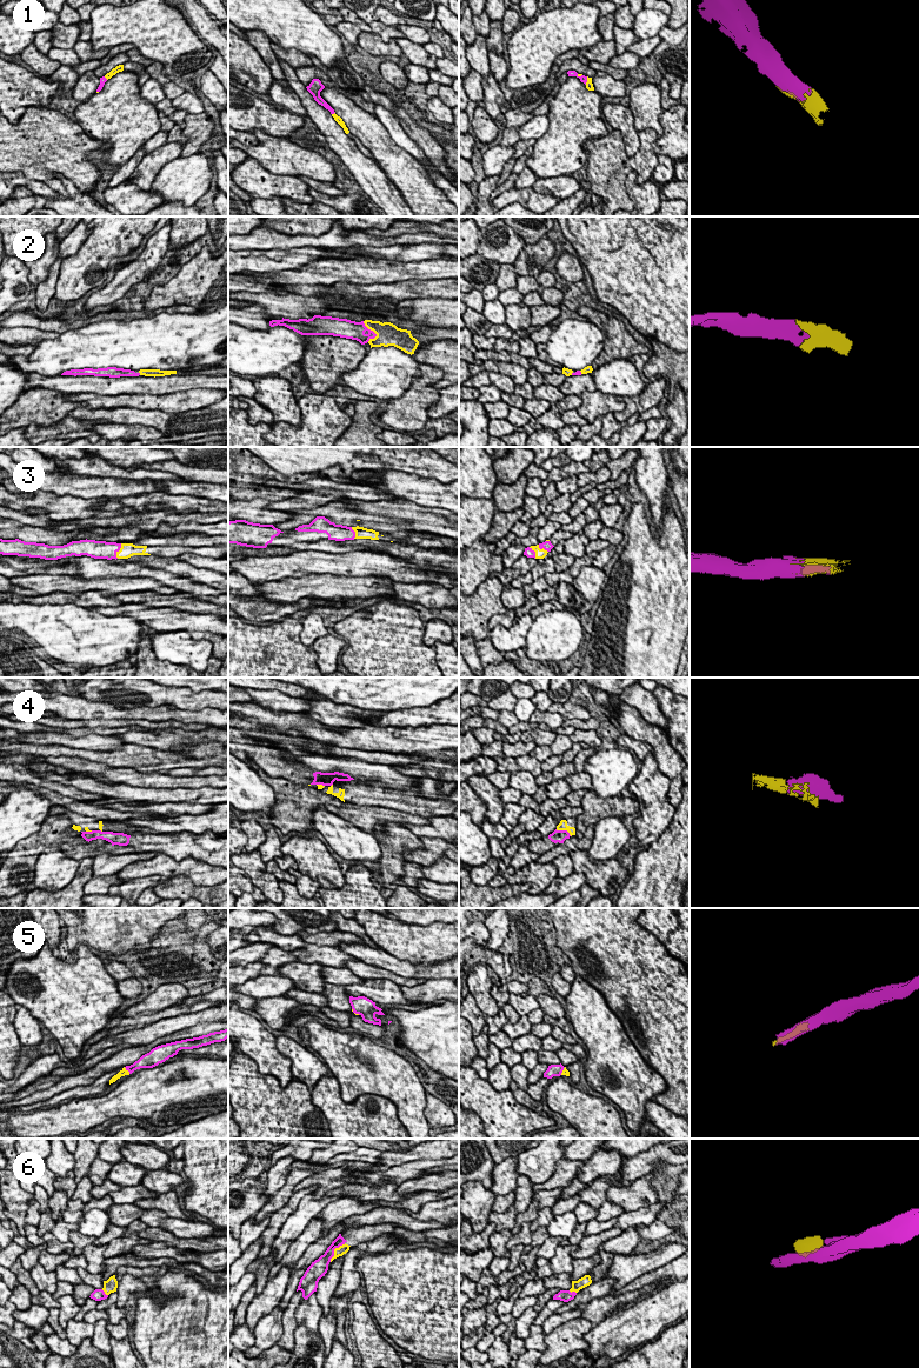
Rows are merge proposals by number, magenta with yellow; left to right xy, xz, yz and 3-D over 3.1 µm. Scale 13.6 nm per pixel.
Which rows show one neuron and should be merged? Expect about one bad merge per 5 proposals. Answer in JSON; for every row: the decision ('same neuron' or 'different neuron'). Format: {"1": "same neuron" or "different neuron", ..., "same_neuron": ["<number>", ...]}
{"1": "same neuron", "2": "same neuron", "3": "same neuron", "4": "different neuron", "5": "same neuron", "6": "same neuron", "same_neuron": ["1", "2", "3", "5", "6"]}

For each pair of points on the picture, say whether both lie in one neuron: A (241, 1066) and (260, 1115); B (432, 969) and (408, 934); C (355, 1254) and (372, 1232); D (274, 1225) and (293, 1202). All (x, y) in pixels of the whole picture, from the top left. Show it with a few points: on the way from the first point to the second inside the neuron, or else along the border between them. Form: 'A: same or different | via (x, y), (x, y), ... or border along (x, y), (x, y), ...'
A: same | via (242, 1078), (244, 1086), (259, 1103)
B: different | border along (401, 960), (408, 960), (412, 963), (433, 963)
C: different | border along (391, 1232), (354, 1243)
D: same | via (278, 1219), (288, 1208)

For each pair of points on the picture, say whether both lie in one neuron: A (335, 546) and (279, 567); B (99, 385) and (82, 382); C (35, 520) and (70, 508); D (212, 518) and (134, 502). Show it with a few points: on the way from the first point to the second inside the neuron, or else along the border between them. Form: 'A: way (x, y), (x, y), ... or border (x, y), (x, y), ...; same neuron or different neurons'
A: border (350, 551), (341, 553), (319, 552); different neurons
B: way (95, 385), (86, 384); same neuron
C: border (20, 511), (41, 508), (62, 522); different neurons
D: border (215, 511), (197, 513); different neurons

